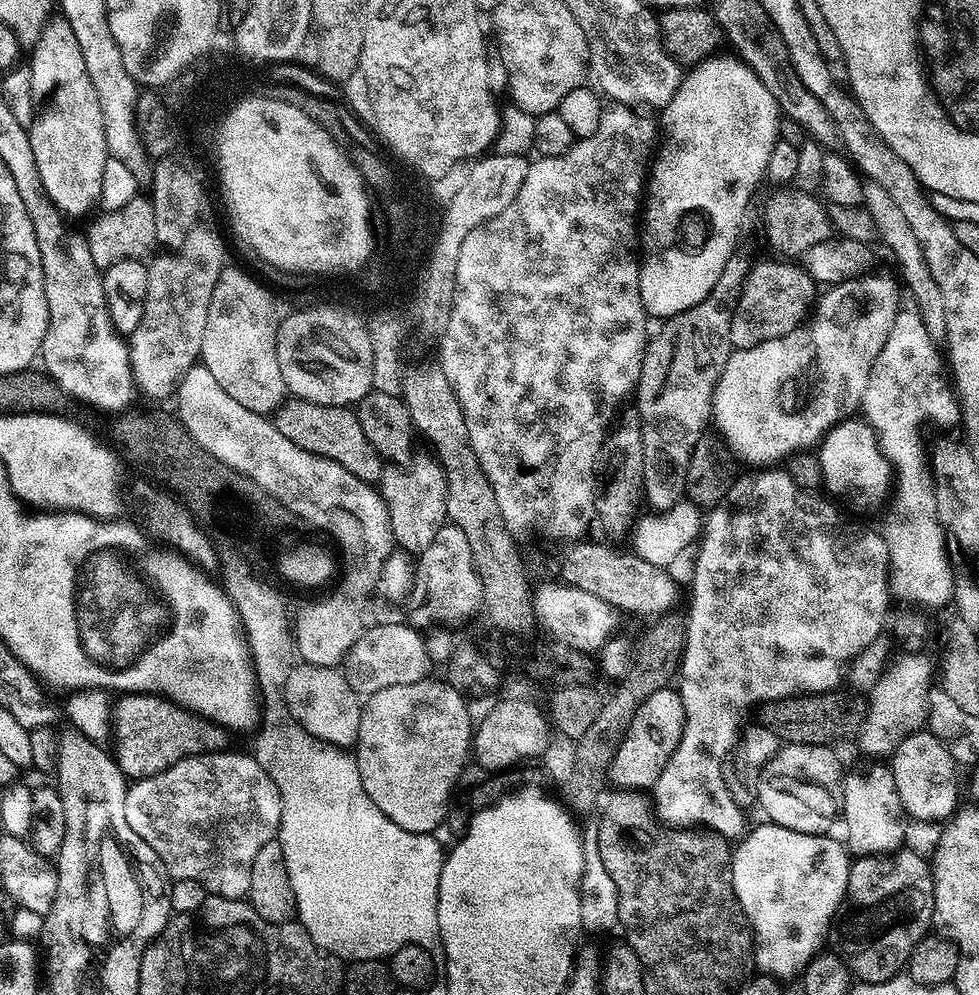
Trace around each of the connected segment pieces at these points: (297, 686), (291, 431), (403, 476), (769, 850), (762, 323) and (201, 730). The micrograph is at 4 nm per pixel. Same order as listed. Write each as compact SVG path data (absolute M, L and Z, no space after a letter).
M297 663L290 670L284 688L288 712L315 740L332 744L339 750L353 747L358 738L358 722L362 700L352 688L347 675L339 667L327 668L317 664Z
M288 398L276 410L274 423L285 438L294 442L294 446L302 446L302 450L310 450L310 454L330 458L338 462L338 466L346 466L346 470L350 470L354 478L367 482L381 479L382 459L374 446L367 441L362 426L359 425L357 413L351 407L322 406L314 402Z
M429 464L429 468L420 468L417 472L392 470L392 473L389 476L387 473L378 484L378 491L388 506L392 539L408 554L424 552L426 546L430 546L434 534L438 534L438 530L446 523L448 487L444 482L444 472L441 471L439 464Z
M763 822L749 831L735 845L732 853L732 885L752 928L754 964L761 973L773 978L785 978L803 973L817 952L825 947L828 928L844 903L848 885L849 853L845 845L831 840L831 835L799 832L786 826Z
M768 262L749 267L744 289L736 302L736 313L732 315L730 342L733 349L758 346L770 338L782 338L790 334L790 330L805 323L810 309L817 303L816 281L801 267L794 268L790 262L780 263L784 264Z
M126 694L114 706L114 740L116 764L129 781L145 780L182 758L200 756L203 752L223 752L229 747L229 733L220 725L182 708L160 694Z

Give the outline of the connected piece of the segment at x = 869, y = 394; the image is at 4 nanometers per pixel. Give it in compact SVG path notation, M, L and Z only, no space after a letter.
M911 315L894 318L890 338L886 338L878 357L874 358L874 365L870 366L870 378L860 408L863 419L879 436L884 456L892 463L901 502L908 508L924 508L930 504L932 473L928 470L925 445L920 445L920 436L916 433L916 423L930 420L936 424L957 425L962 418L962 408L949 381L946 382L938 345L926 334L920 315Z

